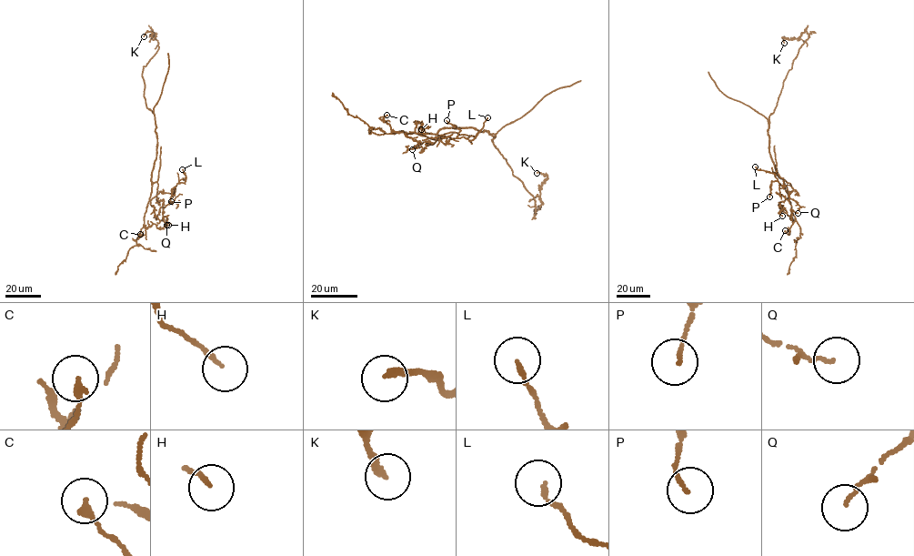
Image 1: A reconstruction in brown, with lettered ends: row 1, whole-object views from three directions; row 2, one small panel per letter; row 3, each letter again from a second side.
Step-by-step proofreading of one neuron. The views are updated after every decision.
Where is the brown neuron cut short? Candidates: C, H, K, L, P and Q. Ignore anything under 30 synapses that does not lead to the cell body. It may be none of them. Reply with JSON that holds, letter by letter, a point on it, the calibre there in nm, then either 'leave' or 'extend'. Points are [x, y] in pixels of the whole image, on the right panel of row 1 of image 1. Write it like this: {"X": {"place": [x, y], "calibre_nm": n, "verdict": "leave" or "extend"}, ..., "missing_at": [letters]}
{"C": {"place": [785, 230], "calibre_nm": 200, "verdict": "leave"}, "H": {"place": [782, 216], "calibre_nm": 120, "verdict": "leave"}, "K": {"place": [784, 43], "calibre_nm": 200, "verdict": "leave"}, "L": {"place": [755, 166], "calibre_nm": 150, "verdict": "leave"}, "P": {"place": [769, 197], "calibre_nm": 110, "verdict": "leave"}, "Q": {"place": [798, 213], "calibre_nm": 90, "verdict": "leave"}, "missing_at": []}

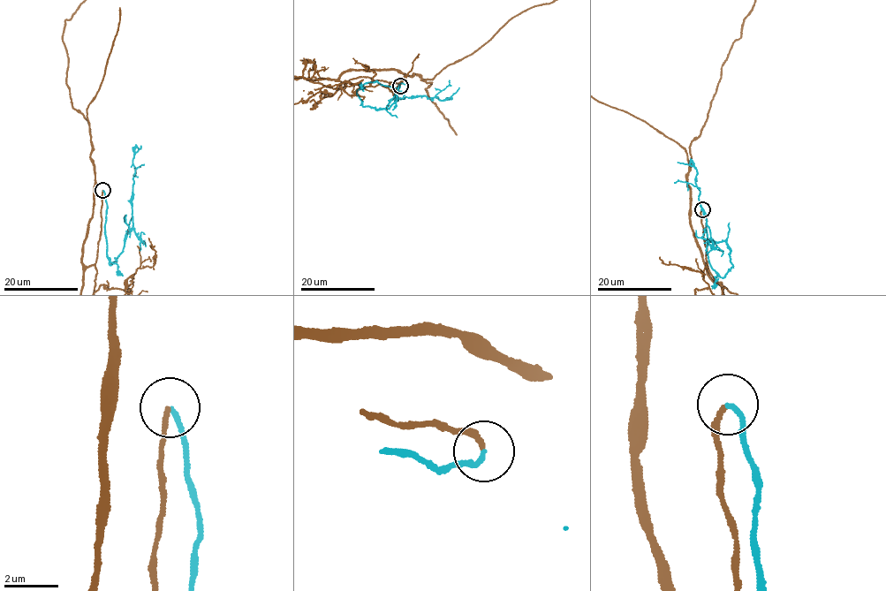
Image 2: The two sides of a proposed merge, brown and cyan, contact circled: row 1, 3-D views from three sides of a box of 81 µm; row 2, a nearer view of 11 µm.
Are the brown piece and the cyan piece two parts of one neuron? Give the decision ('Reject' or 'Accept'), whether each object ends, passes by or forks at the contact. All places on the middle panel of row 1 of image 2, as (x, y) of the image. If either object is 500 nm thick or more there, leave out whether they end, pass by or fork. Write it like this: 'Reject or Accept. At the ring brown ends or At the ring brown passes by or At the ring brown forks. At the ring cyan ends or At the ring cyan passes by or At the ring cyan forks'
Accept. At the ring brown ends. At the ring cyan ends

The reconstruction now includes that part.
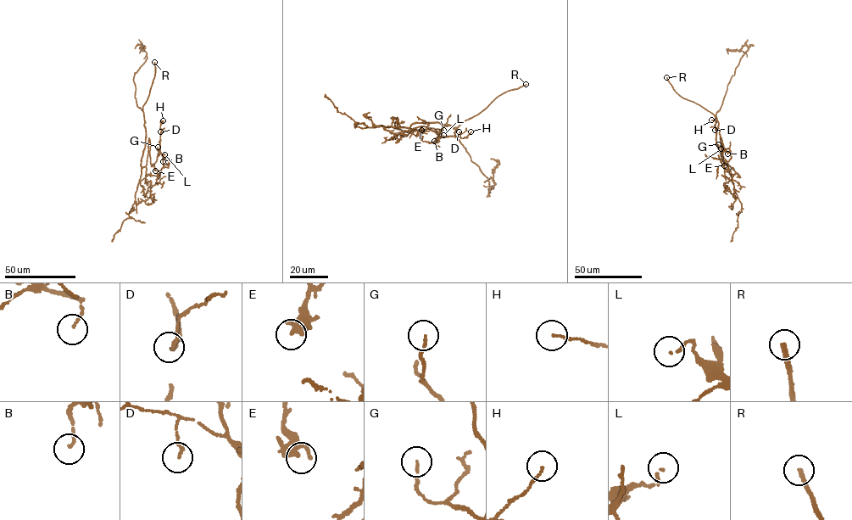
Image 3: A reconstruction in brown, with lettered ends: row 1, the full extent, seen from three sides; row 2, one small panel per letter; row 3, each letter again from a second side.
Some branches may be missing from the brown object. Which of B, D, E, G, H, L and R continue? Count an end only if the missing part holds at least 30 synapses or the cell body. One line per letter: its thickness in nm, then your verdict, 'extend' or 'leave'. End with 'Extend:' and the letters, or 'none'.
B: calibre 120 nm; leave
D: calibre 120 nm; leave
E: calibre 240 nm; leave
G: calibre 110 nm; leave
H: calibre 110 nm; leave
L: calibre 120 nm; leave
R: calibre 220 nm; extend
Extend: R

